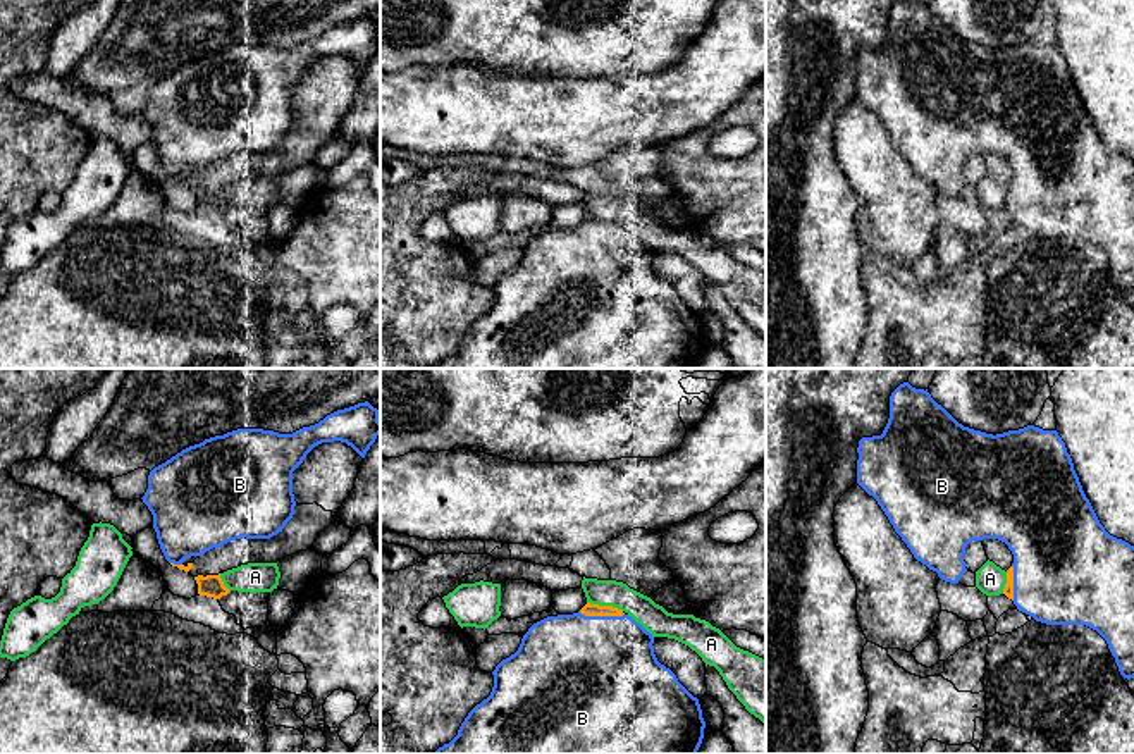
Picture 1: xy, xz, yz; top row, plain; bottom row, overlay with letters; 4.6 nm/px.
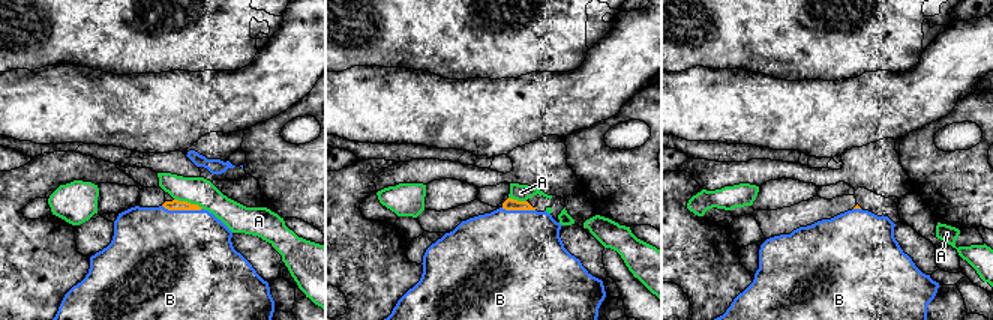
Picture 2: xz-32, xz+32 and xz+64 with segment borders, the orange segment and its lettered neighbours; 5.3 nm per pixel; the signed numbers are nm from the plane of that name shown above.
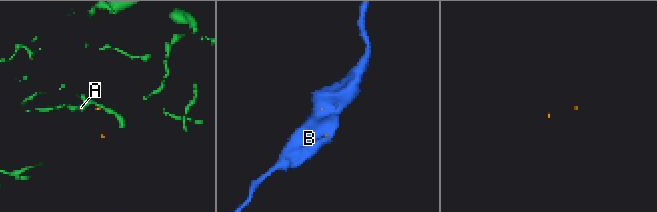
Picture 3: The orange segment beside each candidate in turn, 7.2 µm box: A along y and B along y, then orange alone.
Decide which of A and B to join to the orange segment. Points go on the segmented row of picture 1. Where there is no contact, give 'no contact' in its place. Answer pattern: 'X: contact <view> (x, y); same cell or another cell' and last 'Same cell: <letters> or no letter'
A: contact xz (604, 606); another cell
B: contact xz (601, 615); same cell
Same cell: B

